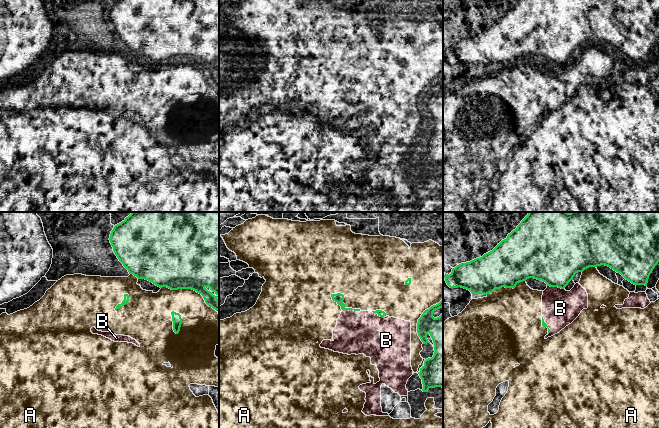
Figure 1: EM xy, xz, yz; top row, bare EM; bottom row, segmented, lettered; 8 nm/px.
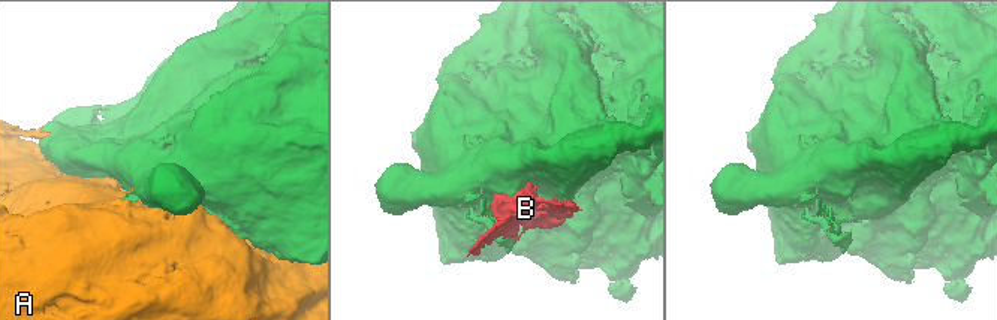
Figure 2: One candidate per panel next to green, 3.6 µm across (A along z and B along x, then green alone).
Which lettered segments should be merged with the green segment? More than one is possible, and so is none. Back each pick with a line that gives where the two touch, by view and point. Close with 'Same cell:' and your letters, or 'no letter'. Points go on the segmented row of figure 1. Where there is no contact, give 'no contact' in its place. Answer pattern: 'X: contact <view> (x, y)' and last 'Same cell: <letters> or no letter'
Same cell: no letter

